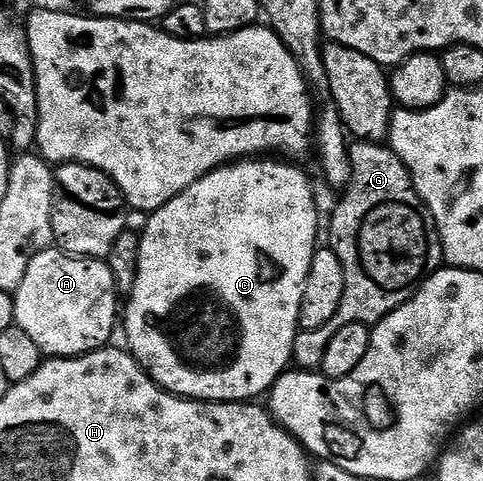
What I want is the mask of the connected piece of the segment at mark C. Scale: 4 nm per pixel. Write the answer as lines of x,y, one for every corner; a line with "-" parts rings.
254,156
248,160
238,160
221,166
218,170
211,171
210,174
205,174
195,184
191,184
183,192
179,192
167,204
163,204
157,210
152,211
149,216
147,228
142,232
141,243
139,244
139,268
135,276
135,284
133,290
128,294
126,304
123,306
123,330
125,326
125,338
127,349
132,354
133,359
141,365
141,367
152,376
154,382
158,382
165,390
169,390
172,394
177,394
180,398
186,400
196,400
198,402
248,402
257,400
266,392
273,389
273,385
277,379
285,373
287,367
293,361
293,345
295,344
295,336
298,332
297,321
299,320
299,304
303,300
303,288
307,284
307,272
311,272
311,260
313,253
318,250
319,242
317,242
317,225
322,225
323,218
317,215
317,198
313,195
313,186
309,183
309,178
300,170
300,165
294,164
289,160
278,160
273,156

